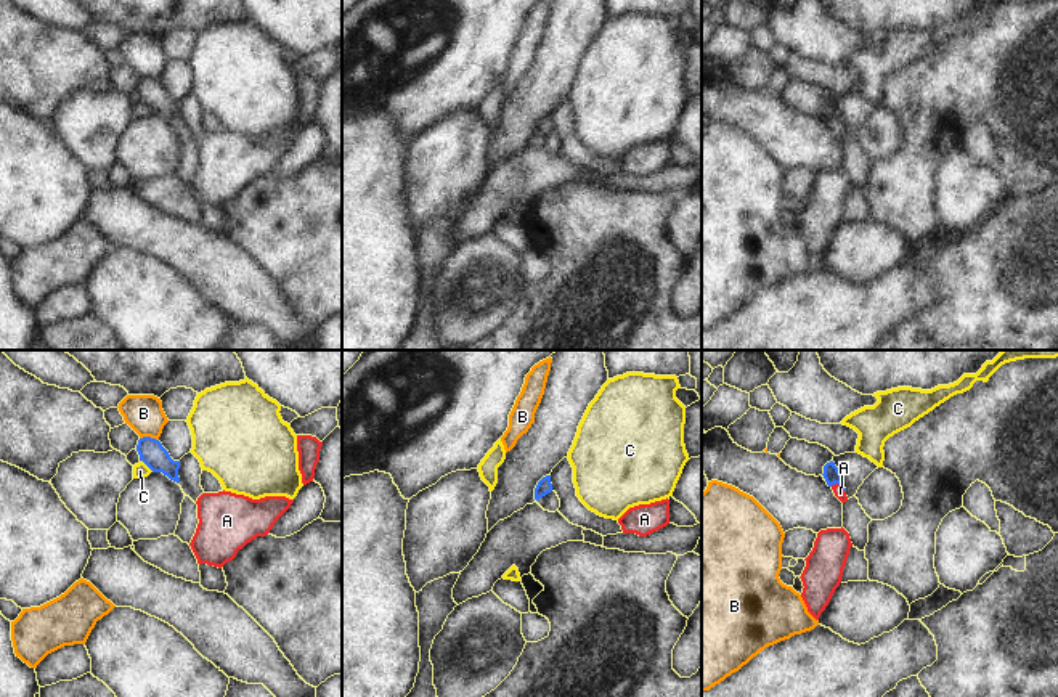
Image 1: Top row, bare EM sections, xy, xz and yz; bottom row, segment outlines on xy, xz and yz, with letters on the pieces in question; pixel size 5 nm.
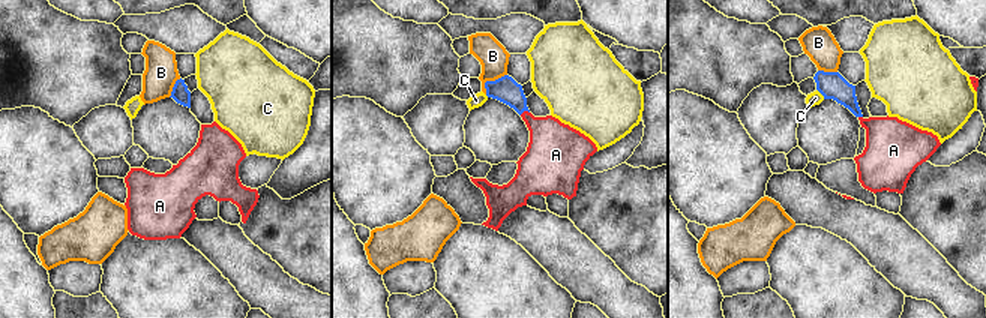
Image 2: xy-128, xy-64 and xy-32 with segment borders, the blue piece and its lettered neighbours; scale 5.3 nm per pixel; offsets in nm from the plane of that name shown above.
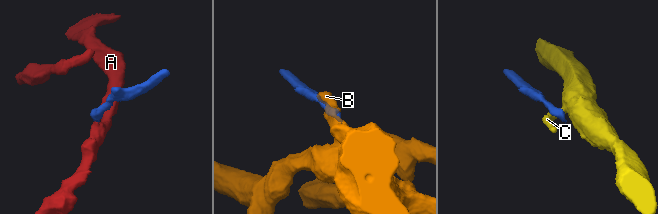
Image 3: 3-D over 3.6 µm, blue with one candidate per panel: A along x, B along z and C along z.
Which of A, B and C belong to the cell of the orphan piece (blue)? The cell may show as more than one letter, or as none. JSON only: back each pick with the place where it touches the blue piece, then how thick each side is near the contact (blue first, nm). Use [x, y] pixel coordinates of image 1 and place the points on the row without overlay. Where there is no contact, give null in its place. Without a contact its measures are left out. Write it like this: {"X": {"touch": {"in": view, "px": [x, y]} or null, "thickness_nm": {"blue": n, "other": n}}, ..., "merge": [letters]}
{"A": {"touch": {"in": "yz", "px": [838, 124]}, "thickness_nm": {"blue": 90, "other": 60}}, "merge": ["A"]}

